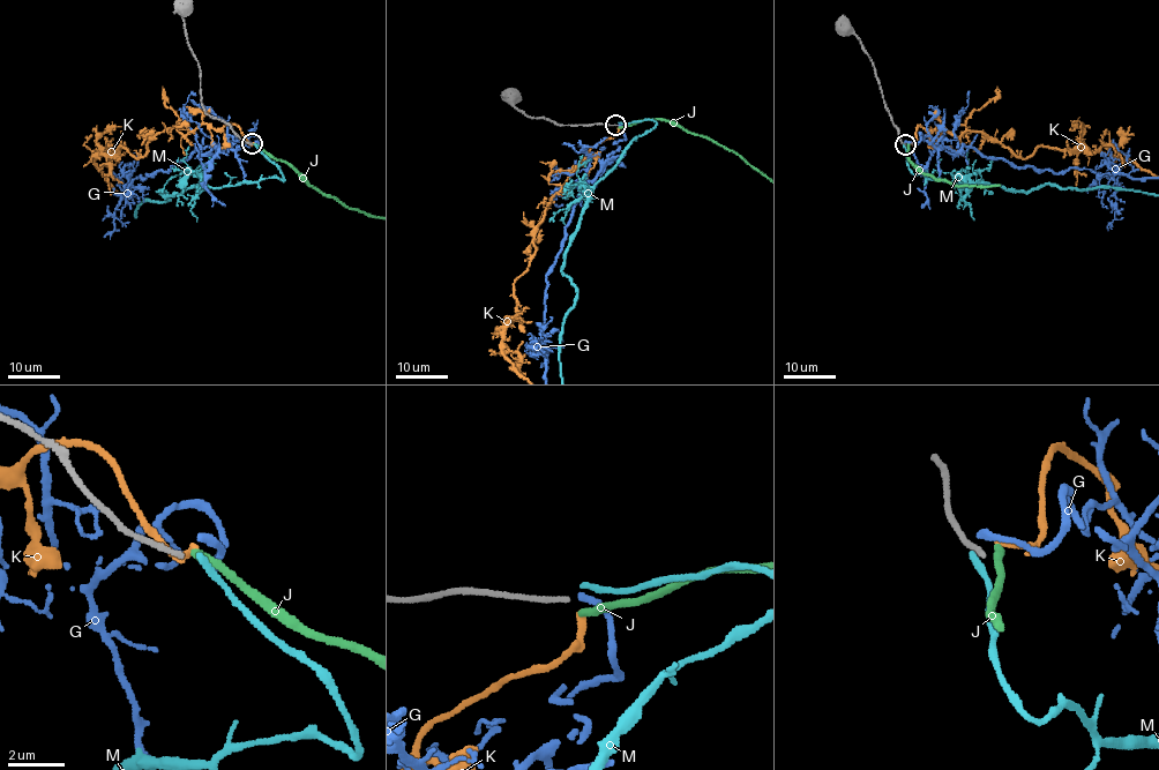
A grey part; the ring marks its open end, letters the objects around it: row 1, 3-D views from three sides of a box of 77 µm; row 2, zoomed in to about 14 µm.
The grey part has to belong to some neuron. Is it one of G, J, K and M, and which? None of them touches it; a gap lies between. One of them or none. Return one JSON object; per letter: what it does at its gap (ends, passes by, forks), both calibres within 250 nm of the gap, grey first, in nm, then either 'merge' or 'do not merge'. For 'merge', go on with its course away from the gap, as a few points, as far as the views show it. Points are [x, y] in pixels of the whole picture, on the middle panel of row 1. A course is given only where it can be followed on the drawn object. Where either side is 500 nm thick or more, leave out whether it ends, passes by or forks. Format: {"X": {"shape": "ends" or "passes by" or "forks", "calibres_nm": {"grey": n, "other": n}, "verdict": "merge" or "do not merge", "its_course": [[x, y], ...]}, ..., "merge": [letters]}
{"G": {"shape": "ends", "calibres_nm": {"grey": 200, "other": 280}, "verdict": "do not merge"}, "J": {"shape": "ends", "calibres_nm": {"grey": 200, "other": 300}, "verdict": "do not merge"}, "K": {"shape": "ends", "calibres_nm": {"grey": 200, "other": 220}, "verdict": "merge"}, "M": {"shape": "ends", "calibres_nm": {"grey": 200, "other": 220}, "verdict": "do not merge"}, "merge": ["K"]}

